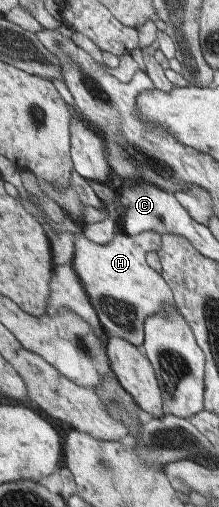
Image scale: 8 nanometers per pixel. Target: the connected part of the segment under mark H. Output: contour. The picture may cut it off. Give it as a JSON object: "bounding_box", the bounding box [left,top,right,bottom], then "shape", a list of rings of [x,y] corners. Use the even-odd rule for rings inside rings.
{"bounding_box":[72,230,176,347],"shape":[[[153,230],[139,235],[121,232],[111,243],[106,244],[95,243],[82,232],[73,237],[76,250],[72,266],[80,277],[107,336],[123,338],[141,347],[146,342],[147,319],[163,314],[168,306],[172,310],[176,303],[169,282],[147,263],[147,253],[158,253],[162,248],[162,235]]]}

